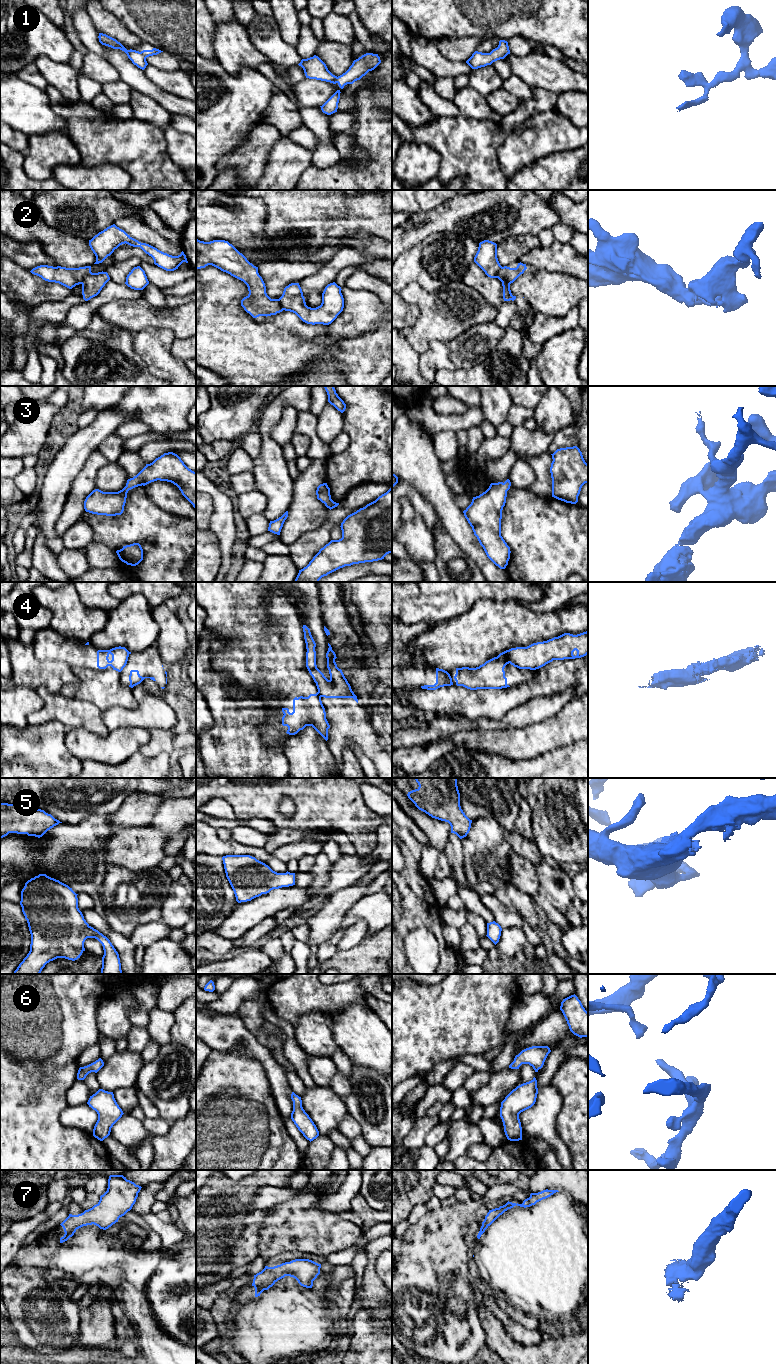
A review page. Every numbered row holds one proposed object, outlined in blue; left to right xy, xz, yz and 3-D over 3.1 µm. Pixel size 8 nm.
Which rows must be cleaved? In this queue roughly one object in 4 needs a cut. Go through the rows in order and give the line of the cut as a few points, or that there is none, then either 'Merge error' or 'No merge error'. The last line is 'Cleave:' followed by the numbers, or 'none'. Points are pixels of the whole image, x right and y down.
1: Split along xy (140, 52), (146, 57). Merge error
2: Split along yz (501, 266), (499, 275), (509, 284). Merge error
3: No split. No merge error
4: Split along yz (497, 656), (509, 662). Merge error
5: No split. No merge error
6: No split. No merge error
7: No split. No merge error
Cleave: 1, 2, 4

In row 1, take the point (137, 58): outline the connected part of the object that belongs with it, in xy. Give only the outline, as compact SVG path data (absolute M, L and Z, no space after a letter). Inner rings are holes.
M99 33L99 42L102 45L111 47L113 49L120 49L122 51L124 51L128 58L132 61L132 63L134 65L136 65L138 68L144 70L146 68L146 66L148 65L147 61L146 61L146 57L139 51L136 50L127 50L120 42L118 42L116 39L103 34L103 33Z

